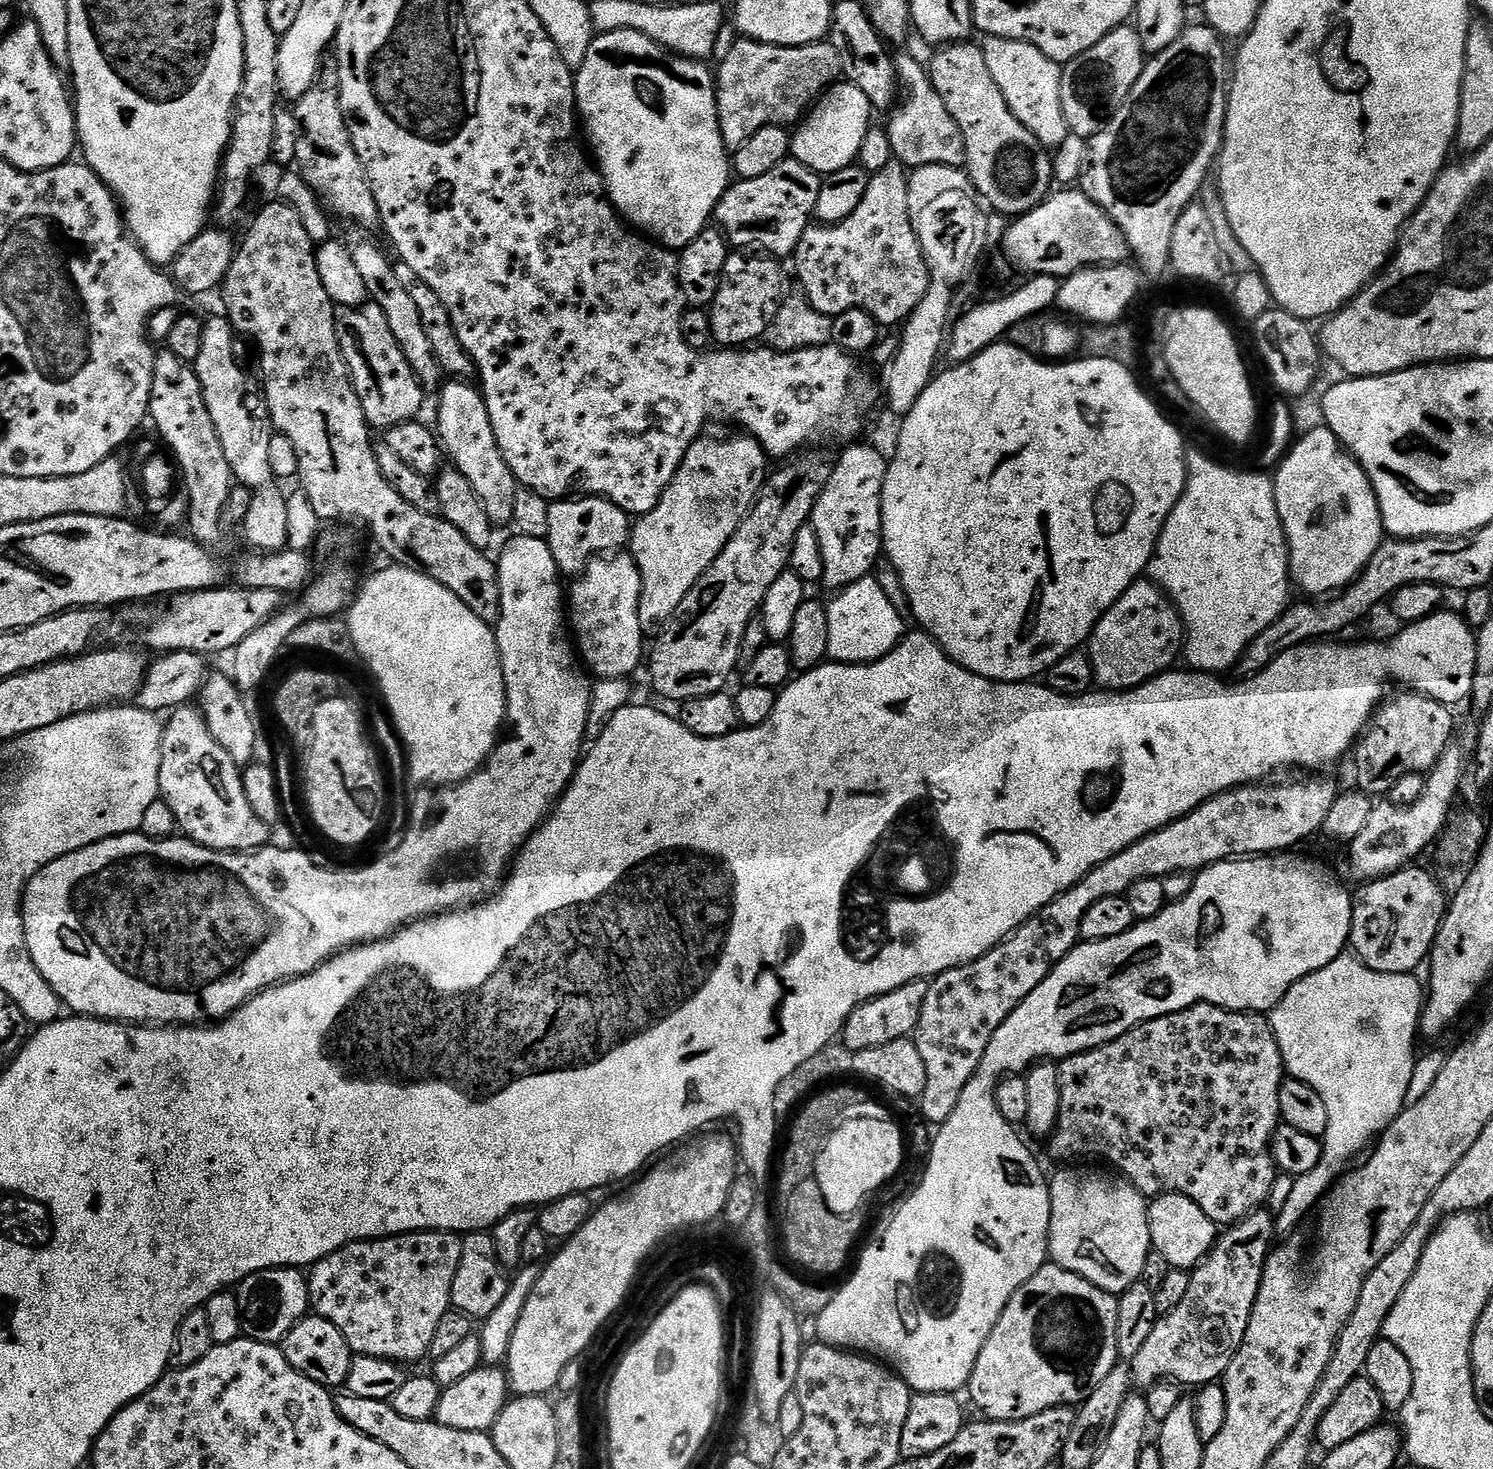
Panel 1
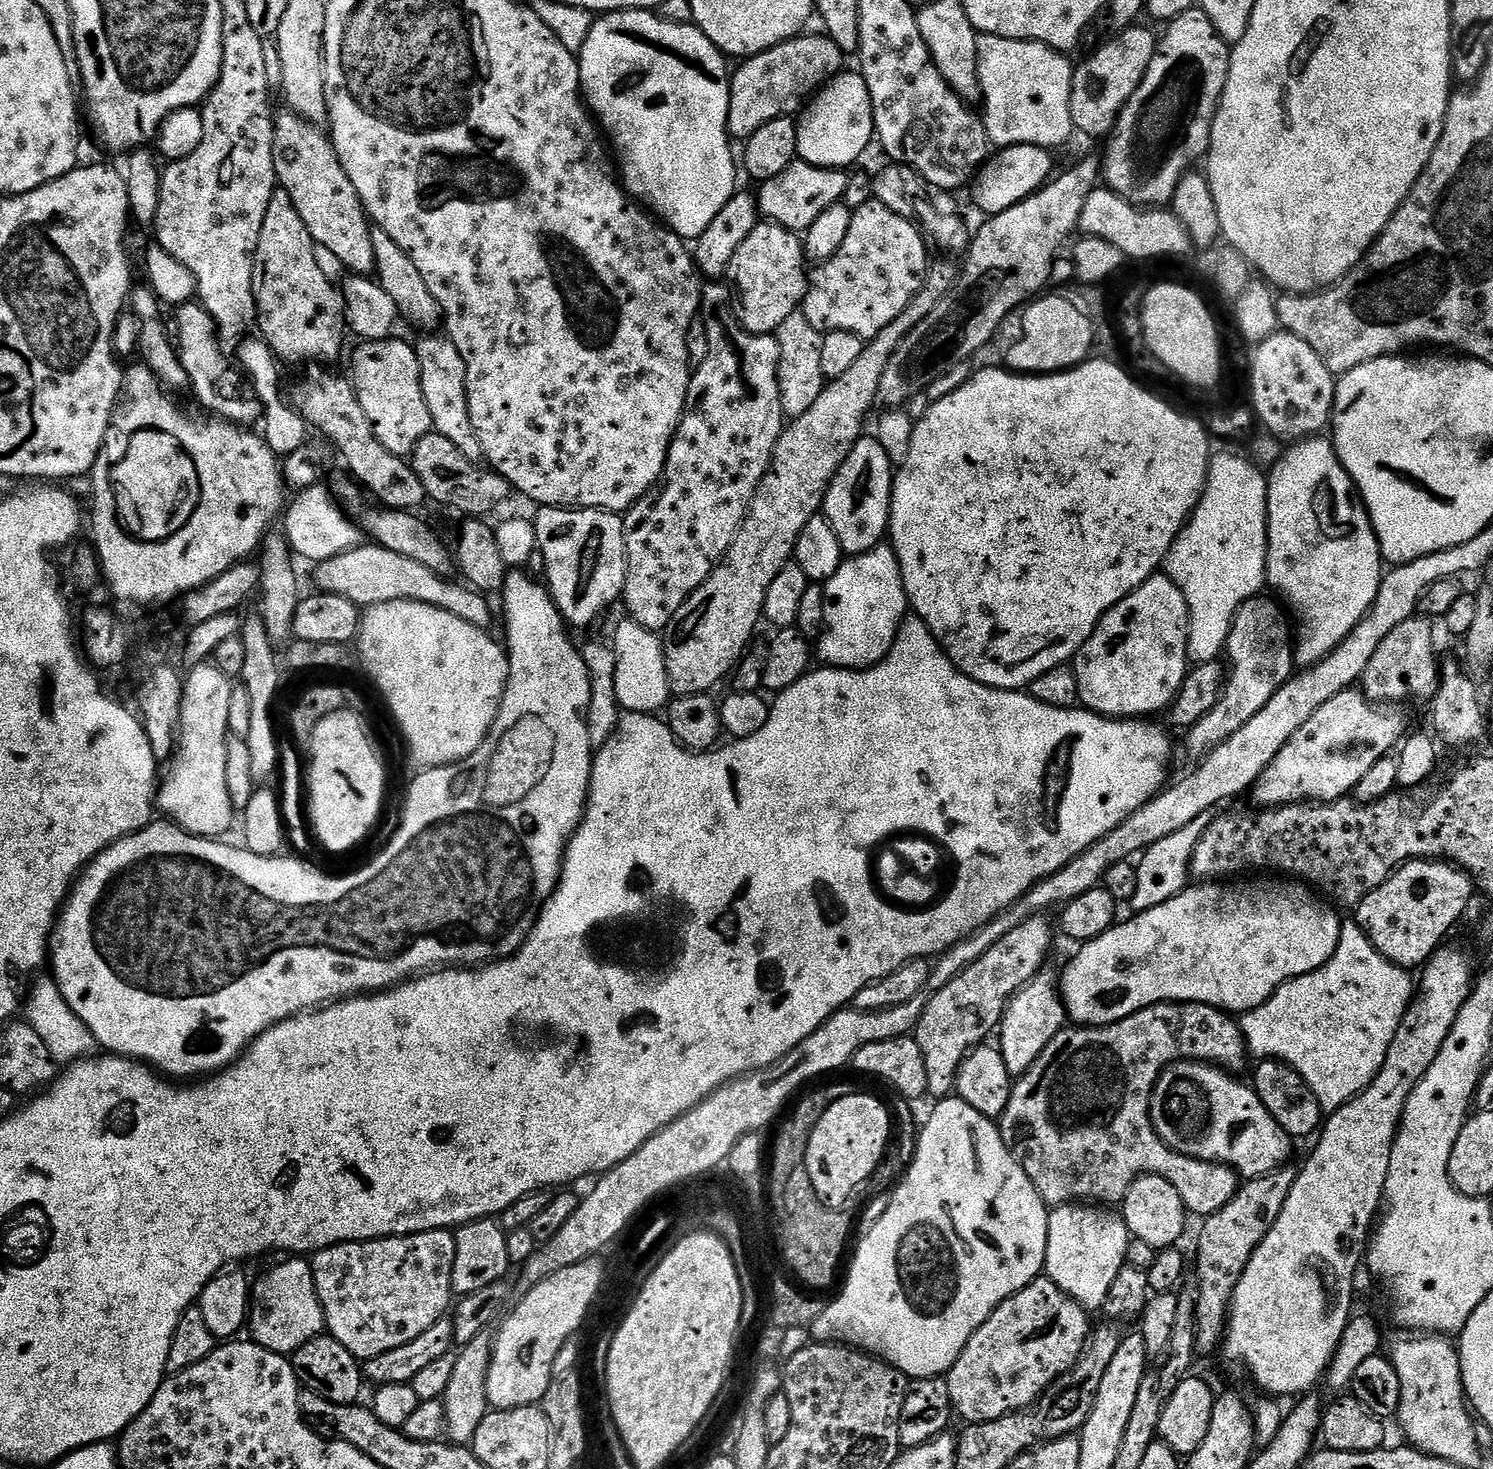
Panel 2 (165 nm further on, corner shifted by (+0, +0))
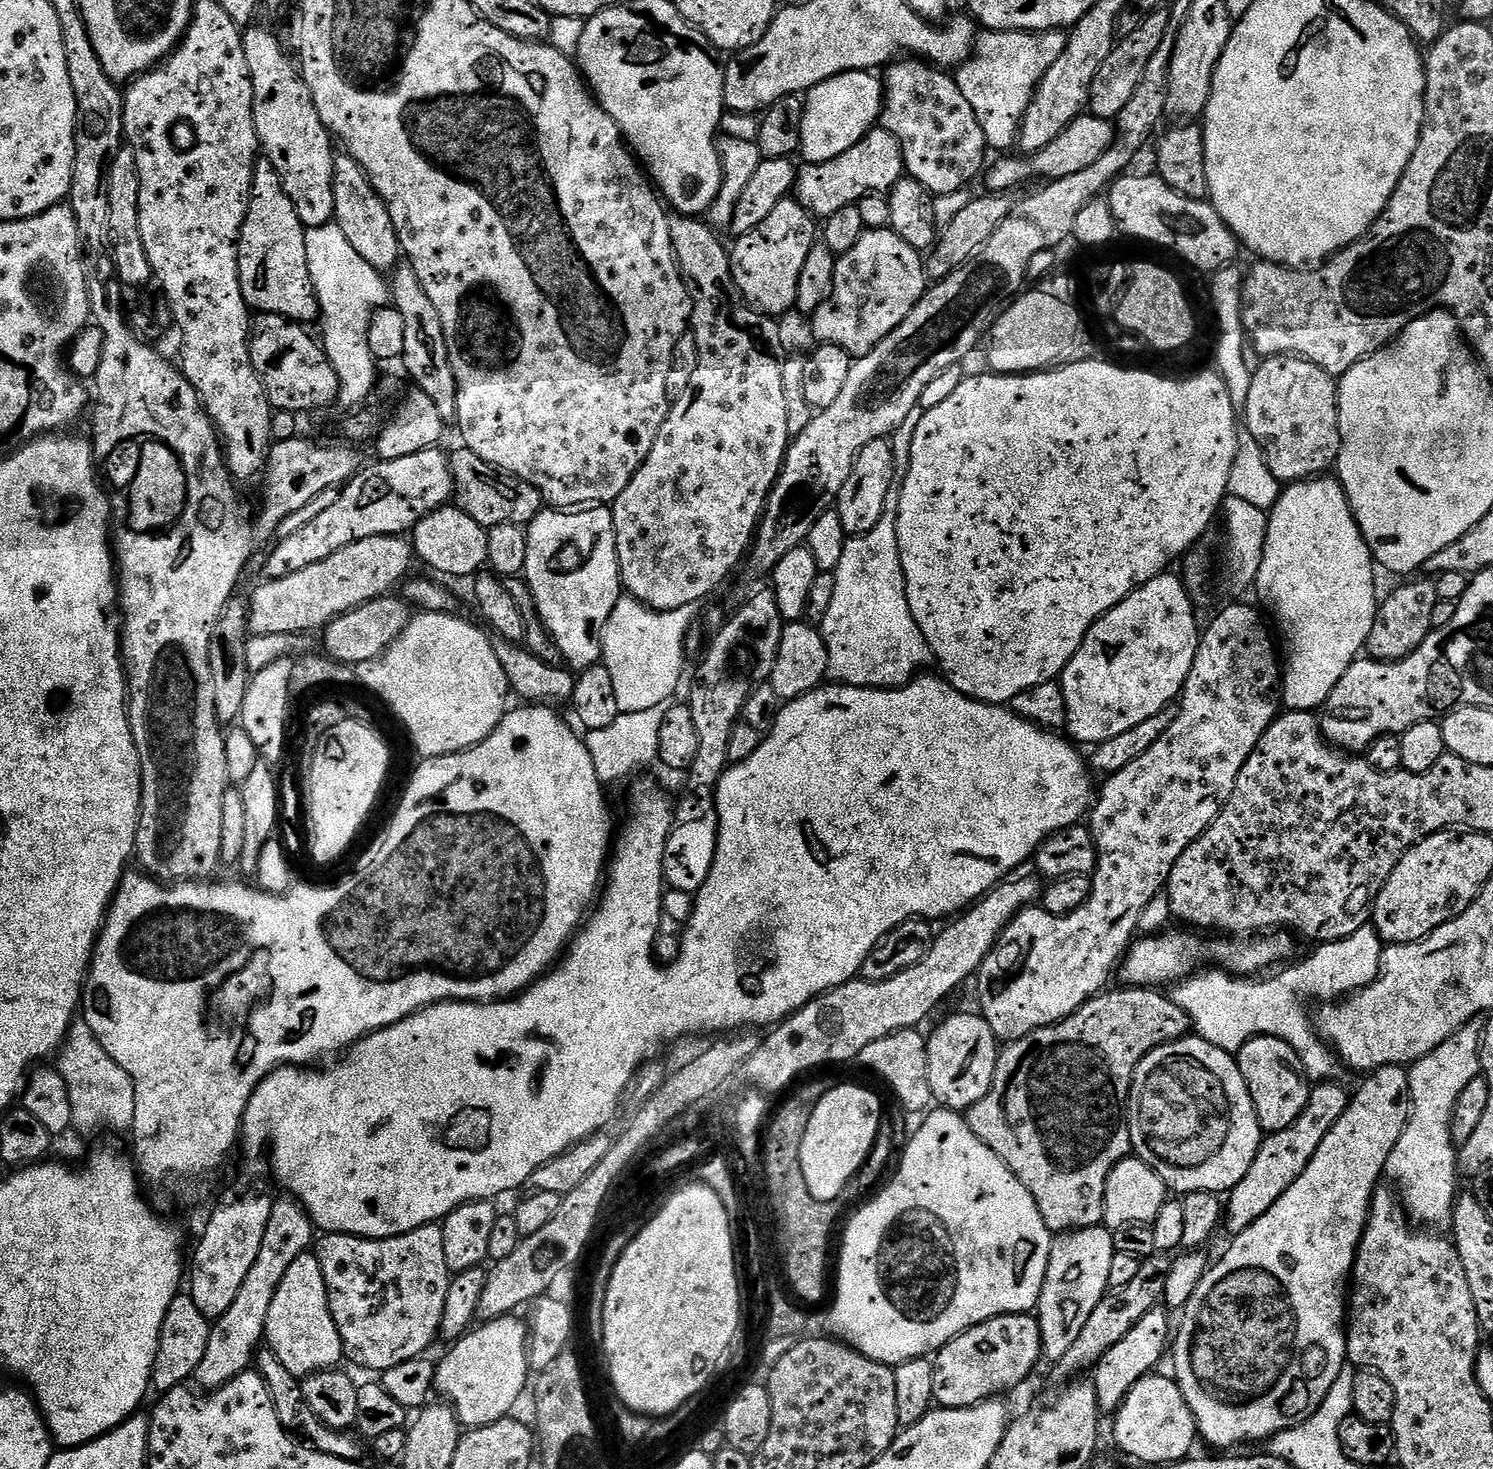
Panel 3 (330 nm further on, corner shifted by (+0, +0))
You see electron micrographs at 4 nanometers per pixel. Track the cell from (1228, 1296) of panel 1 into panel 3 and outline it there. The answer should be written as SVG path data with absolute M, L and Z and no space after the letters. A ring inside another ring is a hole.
M1316 1082L1310 1087L1310 1098L1306 1102L1306 1110L1298 1114L1298 1119L1294 1121L1294 1126L1286 1126L1286 1130L1267 1133L1261 1139L1260 1149L1250 1166L1246 1170L1246 1178L1238 1182L1232 1191L1226 1196L1226 1228L1232 1231L1232 1234L1239 1234L1246 1231L1298 1178L1302 1178L1302 1170L1310 1166L1310 1158L1314 1158L1314 1153L1318 1151L1318 1146L1322 1146L1322 1138L1330 1134L1334 1122L1342 1118L1350 1099L1349 1089L1344 1089L1337 1082Z

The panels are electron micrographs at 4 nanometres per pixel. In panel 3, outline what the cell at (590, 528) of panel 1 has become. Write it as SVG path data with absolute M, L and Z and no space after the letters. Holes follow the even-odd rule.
M588 506L583 510L541 510L531 524L526 528L528 541L526 542L526 560L522 576L527 580L536 603L537 614L544 621L552 639L556 641L557 648L563 656L563 663L572 670L583 670L594 667L601 663L604 655L604 627L614 614L614 606L622 598L622 585L620 583L620 567L618 566L618 550L616 549L616 535L614 534L614 522L612 521L612 510L608 506Z

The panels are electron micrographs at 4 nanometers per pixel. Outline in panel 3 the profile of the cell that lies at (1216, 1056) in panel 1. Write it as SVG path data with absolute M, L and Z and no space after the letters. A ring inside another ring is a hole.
M1152 986L1119 987L1101 992L1099 996L1086 1001L1074 1014L1050 1025L1049 1028L1039 1028L1026 1034L1026 1038L1011 1041L1005 1047L1008 1049L1005 1052L1003 1049L996 1057L994 1082L990 1086L986 1098L982 1098L982 1102L978 1102L966 1112L970 1130L974 1130L974 1134L978 1134L978 1138L982 1142L986 1142L986 1146L990 1146L990 1150L994 1150L994 1154L998 1154L998 1158L1002 1158L1002 1162L1006 1162L1006 1166L1019 1178L1022 1186L1026 1186L1026 1190L1030 1190L1030 1194L1038 1206L1038 1214L1042 1214L1042 1222L1046 1222L1046 1226L1054 1234L1103 1225L1106 1178L1110 1178L1110 1170L1114 1170L1114 1166L1118 1166L1118 1162L1129 1159L1133 1155L1126 1109L1132 1095L1132 1079L1136 1068L1142 1062L1142 1058L1146 1058L1146 1054L1150 1054L1158 1046L1182 1039L1183 1036L1189 1035L1192 1028L1192 1019L1188 1017L1186 1010L1182 1010L1182 1006L1173 1002L1171 995L1164 993L1163 996L1160 993L1163 991Z

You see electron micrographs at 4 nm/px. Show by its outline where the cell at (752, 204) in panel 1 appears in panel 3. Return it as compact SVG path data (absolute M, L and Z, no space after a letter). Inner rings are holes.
M876 126L857 144L850 146L846 154L839 154L821 164L805 163L796 173L794 196L813 217L827 218L844 206L862 201L863 196L868 196L871 192L888 194L904 175L904 159L898 138Z

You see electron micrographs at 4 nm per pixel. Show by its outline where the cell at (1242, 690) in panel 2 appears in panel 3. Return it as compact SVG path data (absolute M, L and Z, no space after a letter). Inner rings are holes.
M1228 604L1209 624L1206 624L1200 637L1200 645L1198 646L1198 654L1194 658L1194 666L1190 666L1190 674L1184 683L1184 690L1178 697L1176 719L1170 723L1170 728L1144 754L1134 758L1125 769L1109 775L1104 780L1105 784L1101 788L1099 785L1098 795L1095 797L1090 809L1090 827L1092 836L1096 839L1096 851L1100 853L1100 861L1096 863L1096 870L1092 876L1092 889L1090 890L1088 901L1082 906L1078 906L1078 910L1074 910L1065 916L1050 914L1042 906L1025 908L1023 912L1019 912L1004 927L1003 934L996 939L996 945L994 945L990 950L990 954L982 962L979 973L974 980L976 992L980 995L978 1012L986 1022L990 1022L990 1030L994 1030L997 1041L1011 1042L1021 1040L1026 1038L1026 1034L1030 1034L1034 1030L1049 1028L1050 1025L1066 1019L1070 1014L1074 1014L1086 1001L1099 996L1101 992L1109 987L1108 979L1114 976L1114 969L1121 963L1122 957L1133 943L1134 937L1137 935L1137 933L1135 934L1136 927L1139 926L1140 919L1144 916L1144 911L1151 906L1152 899L1159 892L1161 895L1162 889L1167 885L1170 878L1170 870L1174 870L1174 862L1178 862L1178 858L1182 858L1184 851L1208 829L1214 822L1214 818L1218 818L1218 814L1224 809L1225 802L1227 802L1234 790L1234 782L1238 782L1238 774L1242 770L1246 758L1250 758L1254 746L1258 746L1258 738L1262 738L1264 731L1272 725L1272 721L1282 711L1282 697L1280 695L1282 660L1281 657L1276 657L1278 644L1277 641L1276 644L1272 641L1272 636L1268 633L1268 628L1264 625L1263 618L1260 617L1261 609L1259 607L1256 608L1251 608L1248 604Z

